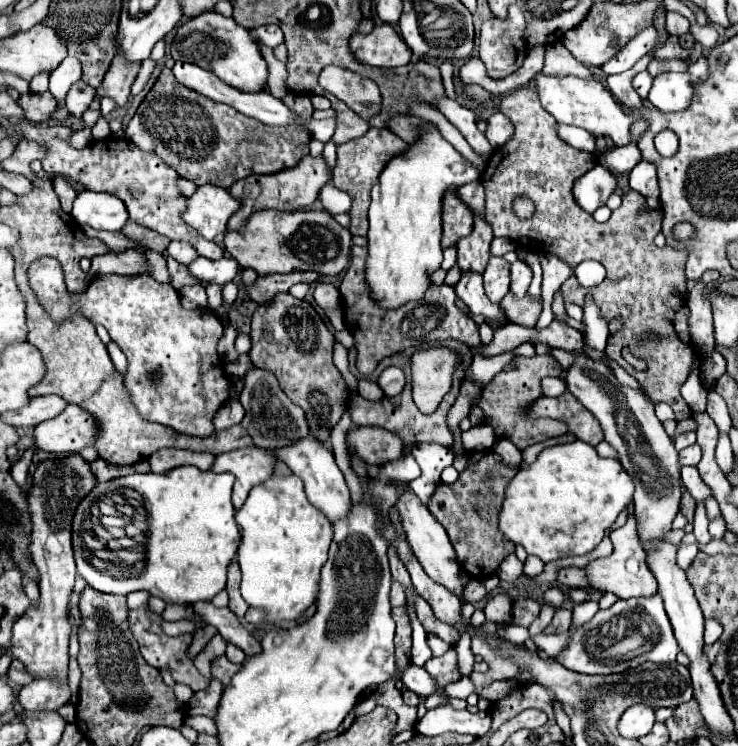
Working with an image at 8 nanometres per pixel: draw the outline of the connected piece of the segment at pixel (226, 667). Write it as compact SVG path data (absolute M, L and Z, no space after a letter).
M223 655L223 657L219 657L219 669L211 669L211 673L213 673L213 677L221 679L223 685L227 685L227 683L231 681L231 677L233 677L237 671L241 671L241 667L243 667L243 665L235 665L235 663L231 663L231 661Z

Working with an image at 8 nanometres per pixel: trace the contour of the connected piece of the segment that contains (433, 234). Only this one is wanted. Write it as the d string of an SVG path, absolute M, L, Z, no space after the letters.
M427 125L421 131L419 143L411 145L405 155L397 155L387 163L383 169L379 183L371 191L371 207L369 207L369 255L365 265L365 279L367 287L371 289L373 299L383 305L385 309L401 307L407 301L421 299L425 291L431 285L431 273L441 267L443 251L441 251L441 197L447 187L459 187L469 181L475 181L479 177L479 171L469 165L455 147L443 139L443 135L437 131L435 125Z

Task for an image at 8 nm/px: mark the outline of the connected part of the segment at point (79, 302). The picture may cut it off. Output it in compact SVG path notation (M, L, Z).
M41 257L41 259L33 261L27 271L27 277L29 277L29 285L31 285L33 293L37 295L43 309L51 315L51 319L57 325L63 323L63 317L67 317L69 309L71 309L71 313L81 313L91 323L99 323L109 331L111 339L127 355L129 369L123 375L125 387L127 387L133 403L137 405L139 413L147 421L155 421L155 423L167 425L175 431L181 431L187 435L197 435L197 437L209 437L215 433L211 419L213 419L215 411L229 399L231 381L227 379L227 375L201 375L203 357L215 355L215 345L223 333L221 319L211 309L193 309L193 311L185 309L181 305L179 293L169 283L155 281L149 273L141 273L141 275L109 273L103 277L95 277L89 283L89 287L79 295L71 295L65 289L61 267L59 267L57 259L53 259L53 257Z

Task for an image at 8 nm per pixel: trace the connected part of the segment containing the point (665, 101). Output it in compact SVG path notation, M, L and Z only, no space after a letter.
M701 55L685 73L663 73L653 79L647 95L653 107L664 113L678 112L689 107L693 97L693 83L707 79L707 59Z

